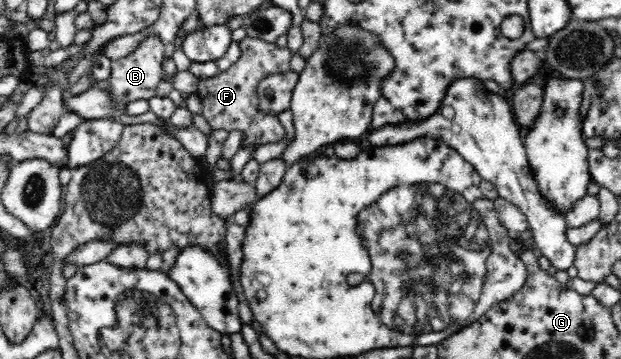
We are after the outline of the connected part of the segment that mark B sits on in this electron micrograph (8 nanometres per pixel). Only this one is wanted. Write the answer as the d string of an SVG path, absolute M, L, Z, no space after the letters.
M148 34L136 46L135 50L112 61L112 70L105 77L107 82L105 91L113 98L113 101L128 106L135 101L150 101L156 96L156 88L164 80L161 69L164 59L164 45L165 43L158 35Z

